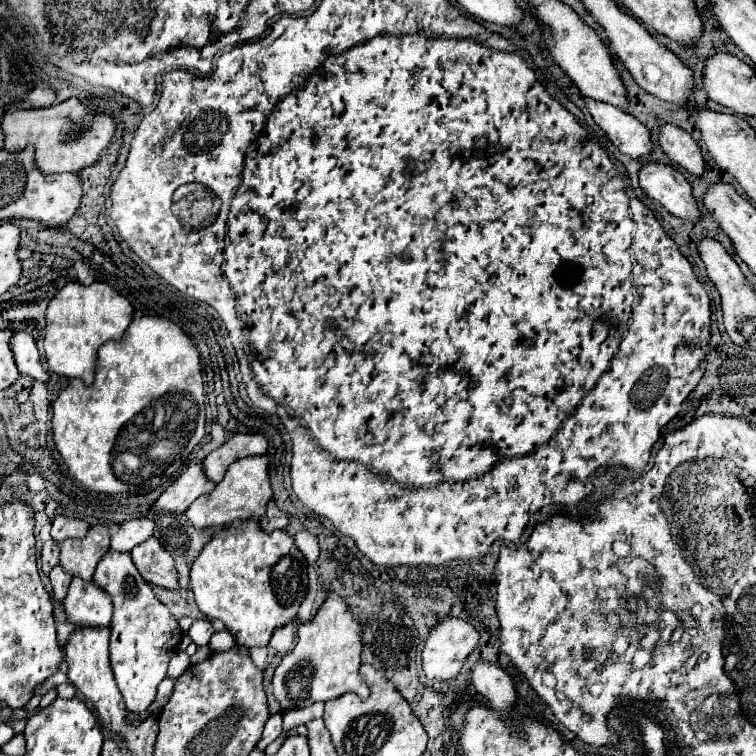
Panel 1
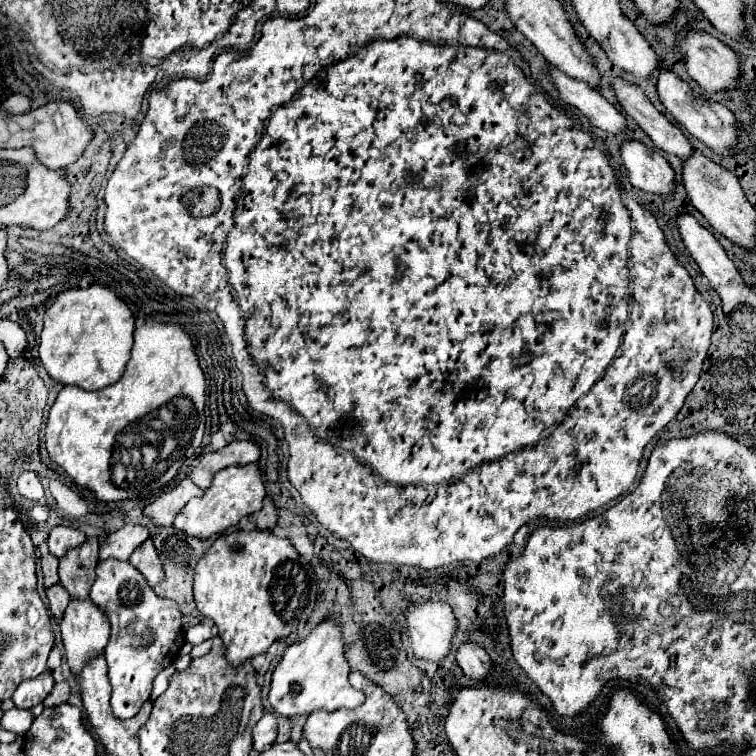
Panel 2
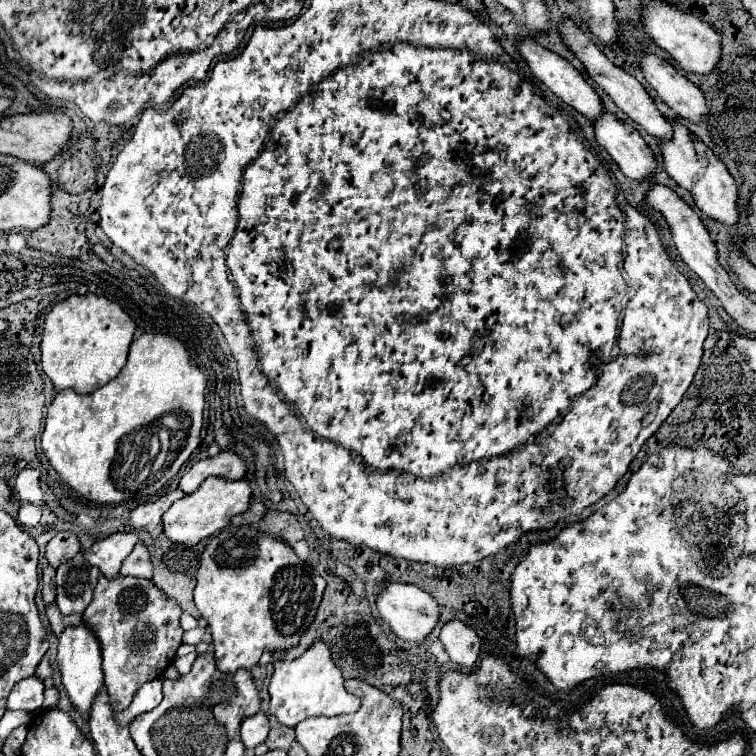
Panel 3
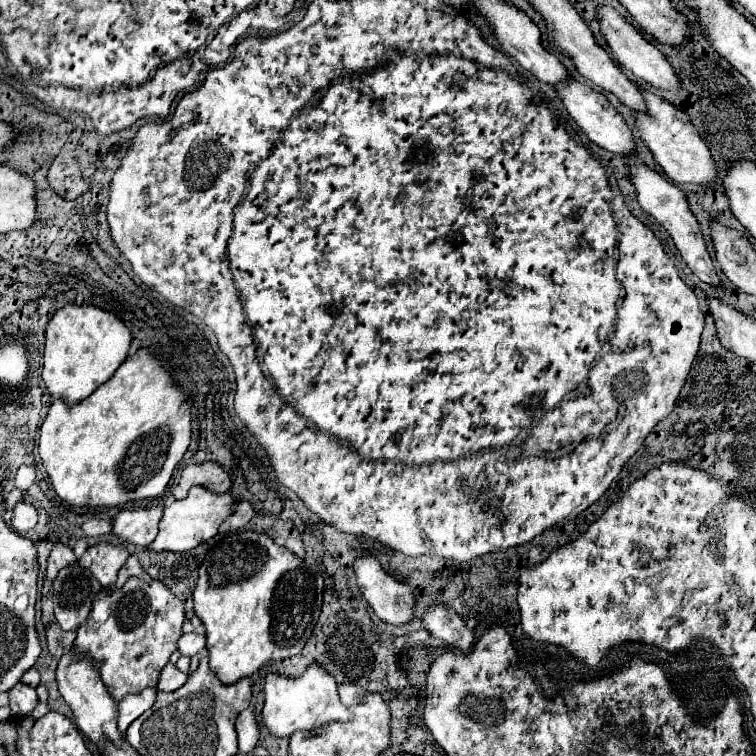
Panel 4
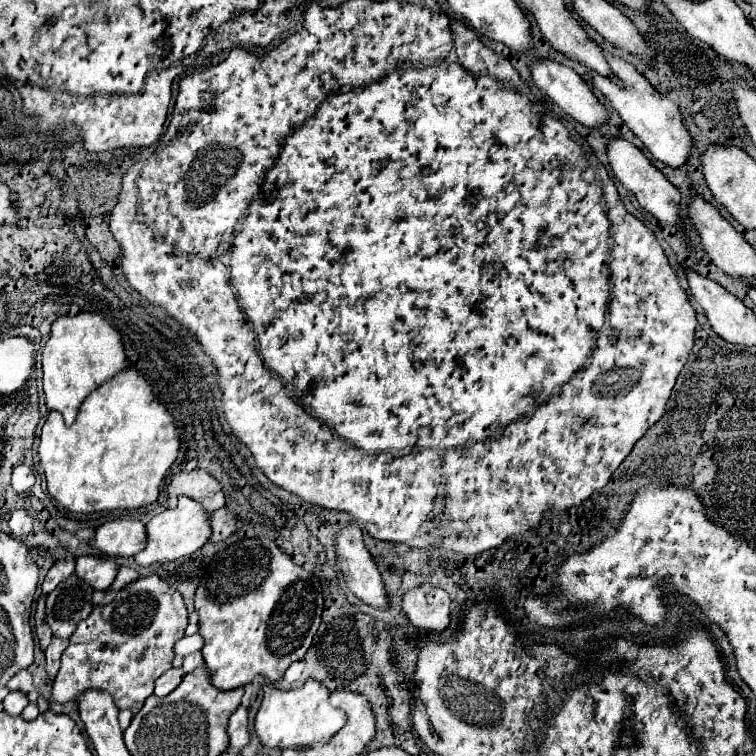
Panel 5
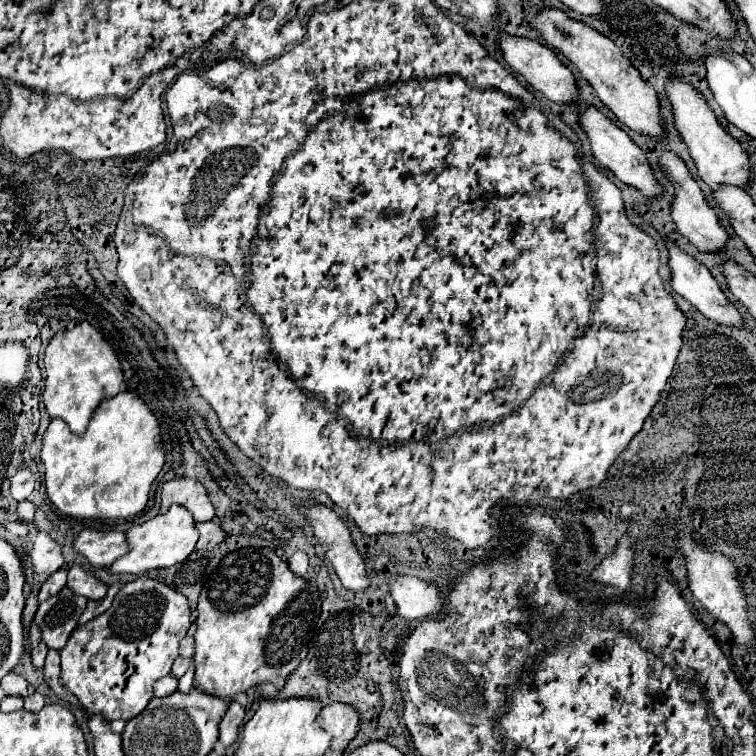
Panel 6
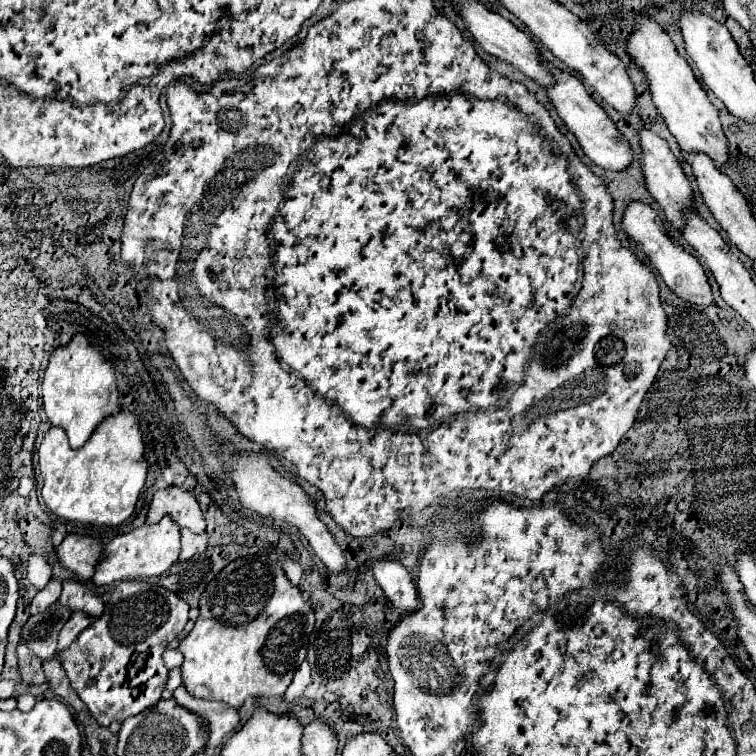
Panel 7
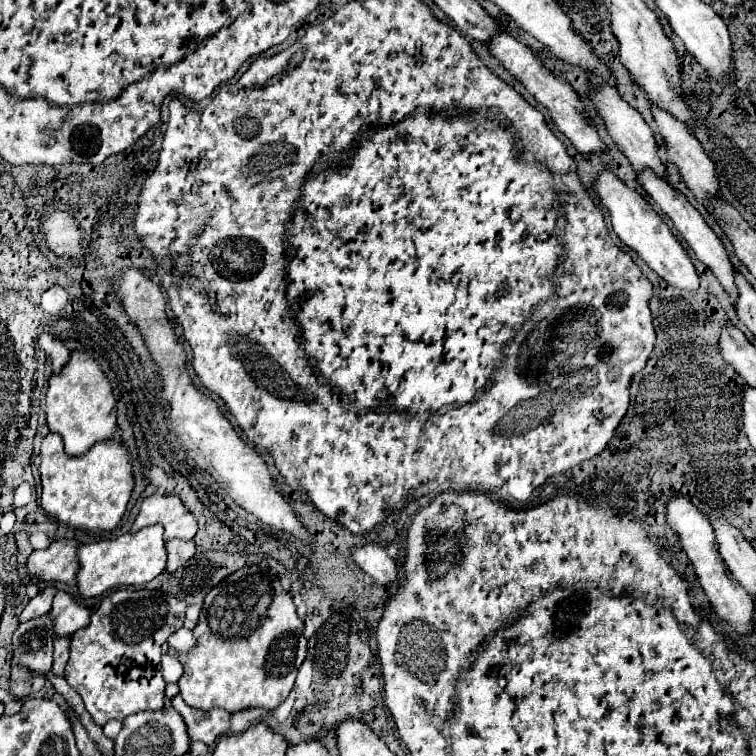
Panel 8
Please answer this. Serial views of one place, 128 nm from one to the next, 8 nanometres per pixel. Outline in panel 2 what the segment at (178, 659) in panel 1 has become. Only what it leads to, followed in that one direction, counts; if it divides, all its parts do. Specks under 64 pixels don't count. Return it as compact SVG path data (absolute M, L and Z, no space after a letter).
M174 666L166 668L164 672L160 672L160 676L156 676L156 680L154 680L154 684L152 684L152 694L150 694L150 700L152 700L152 702L154 702L154 700L164 692L164 690L166 690L172 672L174 672Z

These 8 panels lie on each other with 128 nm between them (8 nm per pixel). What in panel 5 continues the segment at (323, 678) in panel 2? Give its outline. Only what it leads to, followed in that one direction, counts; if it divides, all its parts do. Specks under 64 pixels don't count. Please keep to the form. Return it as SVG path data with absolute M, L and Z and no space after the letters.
M308 680L302 688L296 690L274 690L264 688L262 706L254 718L254 732L264 748L310 748L320 742L328 742L340 726L346 724L342 710L336 710L328 702L328 690L316 682Z

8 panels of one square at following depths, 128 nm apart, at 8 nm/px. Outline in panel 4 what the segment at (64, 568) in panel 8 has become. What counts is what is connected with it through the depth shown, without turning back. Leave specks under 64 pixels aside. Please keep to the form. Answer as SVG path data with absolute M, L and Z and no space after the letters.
M162 506L122 510L112 522L112 534L120 544L150 546L158 532L158 520L162 516Z

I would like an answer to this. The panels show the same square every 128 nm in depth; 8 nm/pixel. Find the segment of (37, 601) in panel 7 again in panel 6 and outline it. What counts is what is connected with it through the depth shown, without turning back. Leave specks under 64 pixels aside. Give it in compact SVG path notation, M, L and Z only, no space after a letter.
M58 570L52 576L48 576L48 580L42 584L40 594L38 594L38 602L48 600L50 596L56 596L62 588L66 586L66 570Z

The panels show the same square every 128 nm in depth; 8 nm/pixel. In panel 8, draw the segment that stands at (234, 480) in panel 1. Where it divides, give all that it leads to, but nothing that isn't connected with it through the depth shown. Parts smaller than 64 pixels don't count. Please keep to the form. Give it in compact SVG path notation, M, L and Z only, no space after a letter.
M148 526L136 534L122 534L112 540L102 540L94 544L86 544L78 548L78 572L76 584L80 598L94 598L104 594L106 590L120 586L142 586L156 578L166 566L166 550L164 550L164 528Z

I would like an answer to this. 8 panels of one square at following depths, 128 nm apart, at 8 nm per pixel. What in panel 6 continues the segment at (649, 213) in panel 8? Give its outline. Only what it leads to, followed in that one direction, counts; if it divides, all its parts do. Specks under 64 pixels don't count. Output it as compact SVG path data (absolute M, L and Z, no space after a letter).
M664 240L664 244L668 250L668 268L670 268L670 282L672 282L674 292L678 292L684 300L688 300L692 306L696 306L710 320L726 324L726 326L742 326L742 318L740 318L738 310L726 300L726 296L722 294L718 282L712 278L708 268L704 264L700 264L698 260L694 260L690 254L682 252L672 240Z

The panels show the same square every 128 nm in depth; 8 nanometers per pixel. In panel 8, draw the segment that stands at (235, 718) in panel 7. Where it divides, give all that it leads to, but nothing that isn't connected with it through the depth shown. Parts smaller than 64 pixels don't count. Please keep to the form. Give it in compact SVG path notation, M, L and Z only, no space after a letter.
M174 696L172 698L172 708L184 718L186 728L188 728L188 736L192 742L204 742L204 744L214 744L214 740L222 734L228 732L230 728L230 718L228 712L220 710L220 708L212 708L208 712L204 710L196 710L190 708L182 696Z

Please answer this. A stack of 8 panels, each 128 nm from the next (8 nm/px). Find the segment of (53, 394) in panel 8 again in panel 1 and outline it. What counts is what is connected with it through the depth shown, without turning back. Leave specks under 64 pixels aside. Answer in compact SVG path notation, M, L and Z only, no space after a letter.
M78 282L66 284L48 304L46 328L44 328L44 354L50 372L68 380L80 378L86 386L92 386L96 376L96 354L108 340L120 342L126 328L132 322L132 304L120 296L112 286L94 282L82 286Z

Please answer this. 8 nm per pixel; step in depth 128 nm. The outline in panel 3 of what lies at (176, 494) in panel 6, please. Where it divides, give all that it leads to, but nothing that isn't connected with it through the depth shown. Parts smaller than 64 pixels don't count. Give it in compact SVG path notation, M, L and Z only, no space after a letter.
M220 452L214 458L206 458L196 462L182 478L180 478L180 490L184 494L192 494L202 480L208 476L218 476L224 480L240 480L246 474L246 466L240 460L240 456L232 452Z

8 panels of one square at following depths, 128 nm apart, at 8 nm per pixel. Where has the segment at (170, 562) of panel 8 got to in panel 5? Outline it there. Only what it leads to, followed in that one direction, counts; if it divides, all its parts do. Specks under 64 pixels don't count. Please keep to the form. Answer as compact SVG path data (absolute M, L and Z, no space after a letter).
M220 508L216 512L212 512L210 516L210 526L212 526L212 536L210 542L216 544L220 540L226 540L230 534L236 532L238 528L238 520L232 516L232 512L228 512L228 508Z

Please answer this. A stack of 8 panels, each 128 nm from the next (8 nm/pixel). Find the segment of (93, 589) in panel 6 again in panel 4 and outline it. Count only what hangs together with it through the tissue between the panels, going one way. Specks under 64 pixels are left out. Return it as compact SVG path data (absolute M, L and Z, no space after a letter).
M96 544L84 552L84 556L78 560L82 568L90 570L92 576L106 588L116 582L116 574L120 566L124 566L126 558L130 556L128 548L120 548L116 544Z

